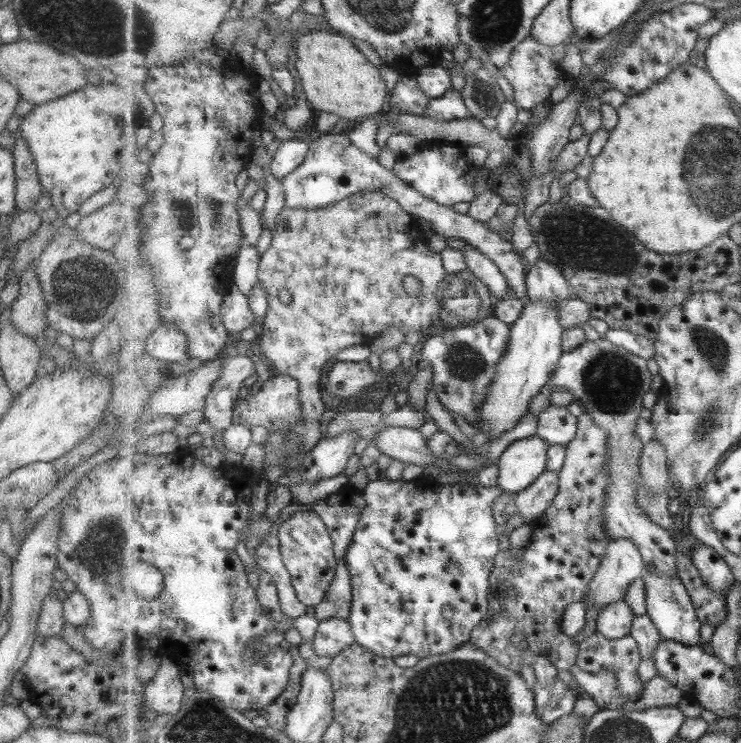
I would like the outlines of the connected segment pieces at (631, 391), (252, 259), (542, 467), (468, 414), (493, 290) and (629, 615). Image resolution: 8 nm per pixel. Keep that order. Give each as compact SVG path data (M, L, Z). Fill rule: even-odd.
M609 339L587 341L575 350L564 352L553 380L531 401L531 409L525 416L539 416L552 405L552 390L555 387L568 388L576 396L579 406L588 413L595 424L609 433L609 471L611 486L606 488L604 504L605 520L609 537L625 538L635 542L641 555L644 556L646 568L662 575L677 575L677 543L671 533L660 527L638 505L638 487L635 479L639 475L642 453L645 449L639 438L637 420L641 418L643 398L651 392L653 375L649 372L647 360L613 344Z
M243 246L238 252L238 258L232 267L231 276L233 284L237 285L243 294L249 296L255 285L260 281L258 274L262 254L257 252L255 246Z
M537 436L511 444L498 460L499 487L518 493L532 487L548 471L550 443Z
M492 314L481 320L463 323L455 328L446 327L440 335L435 335L424 343L421 351L422 358L433 369L435 392L440 404L444 406L449 414L453 417L463 416L463 420L467 420L475 429L479 428L479 424L481 424L480 406L485 404L485 395L488 395L492 380L496 376L496 366L502 361L503 356L507 355L511 338L512 325Z
M465 245L462 253L472 277L480 279L489 288L493 300L508 298L507 292L511 286L507 277L489 256L471 245Z
M623 599L604 606L597 617L597 633L617 640L632 631L636 613Z

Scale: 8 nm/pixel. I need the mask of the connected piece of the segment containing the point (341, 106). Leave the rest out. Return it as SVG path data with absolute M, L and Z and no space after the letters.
M312 30L299 34L295 70L303 78L309 102L317 110L331 112L347 120L375 117L383 106L389 106L389 90L381 71L365 58L363 52L347 37L333 30Z

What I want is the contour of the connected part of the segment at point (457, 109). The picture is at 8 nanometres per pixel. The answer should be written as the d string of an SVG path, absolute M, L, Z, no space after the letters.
M451 87L441 98L434 98L428 104L428 110L424 112L425 118L435 120L461 120L471 116L468 106L465 104L461 90Z

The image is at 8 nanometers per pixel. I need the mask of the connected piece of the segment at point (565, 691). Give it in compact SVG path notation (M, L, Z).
M538 677L534 685L534 694L536 696L535 715L549 725L573 713L579 697L559 679L549 687L543 687Z

